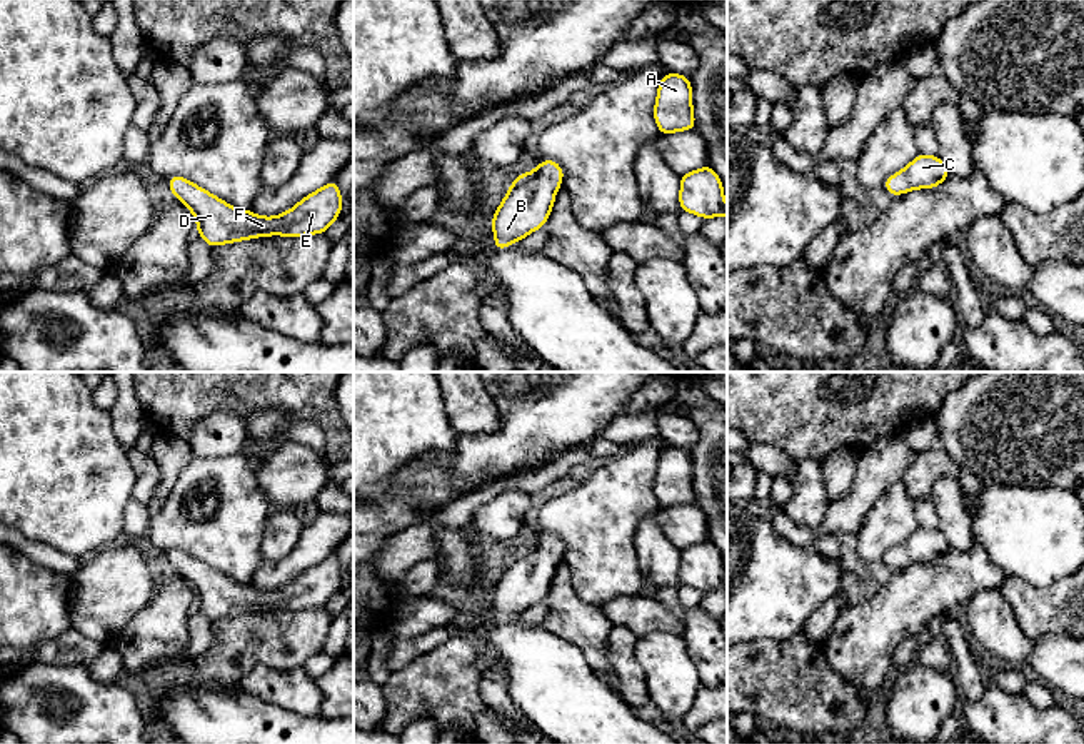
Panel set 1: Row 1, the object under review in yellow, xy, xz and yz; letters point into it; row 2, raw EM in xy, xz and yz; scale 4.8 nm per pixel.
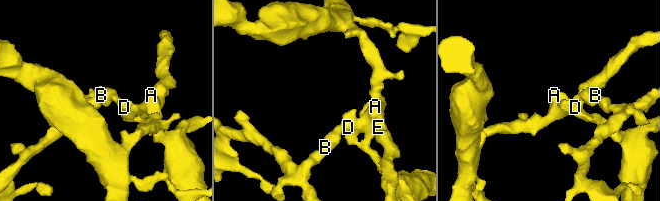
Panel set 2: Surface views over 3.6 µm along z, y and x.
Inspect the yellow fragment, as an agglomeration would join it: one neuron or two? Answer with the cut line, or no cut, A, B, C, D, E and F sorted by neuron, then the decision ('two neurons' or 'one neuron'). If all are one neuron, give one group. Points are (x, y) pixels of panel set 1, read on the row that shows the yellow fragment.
no cut | A B C D E F | one neuron

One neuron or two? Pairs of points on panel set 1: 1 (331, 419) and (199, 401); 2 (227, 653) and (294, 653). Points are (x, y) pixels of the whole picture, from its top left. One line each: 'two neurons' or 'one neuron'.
1: one neuron
2: one neuron

